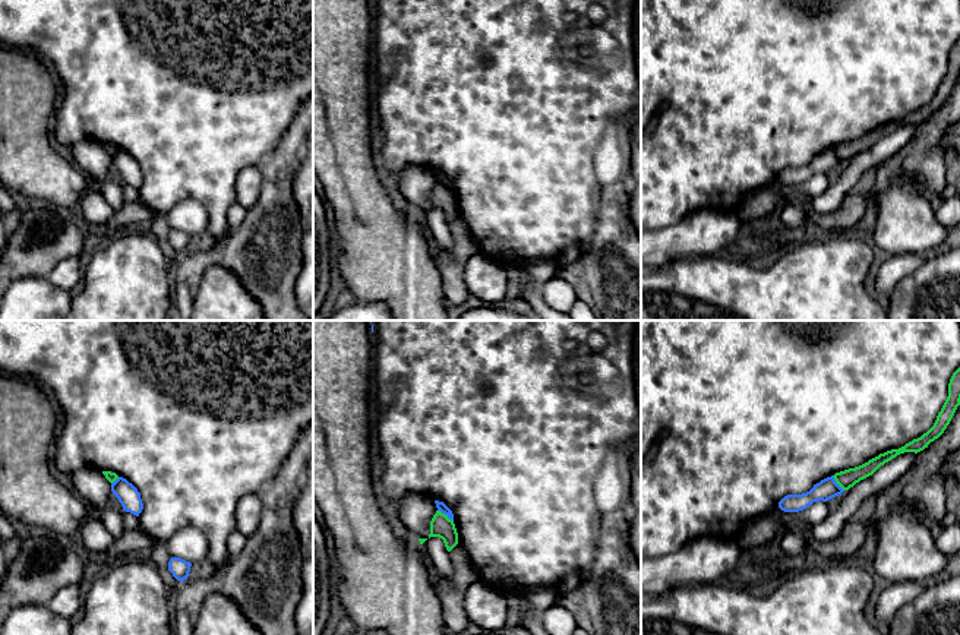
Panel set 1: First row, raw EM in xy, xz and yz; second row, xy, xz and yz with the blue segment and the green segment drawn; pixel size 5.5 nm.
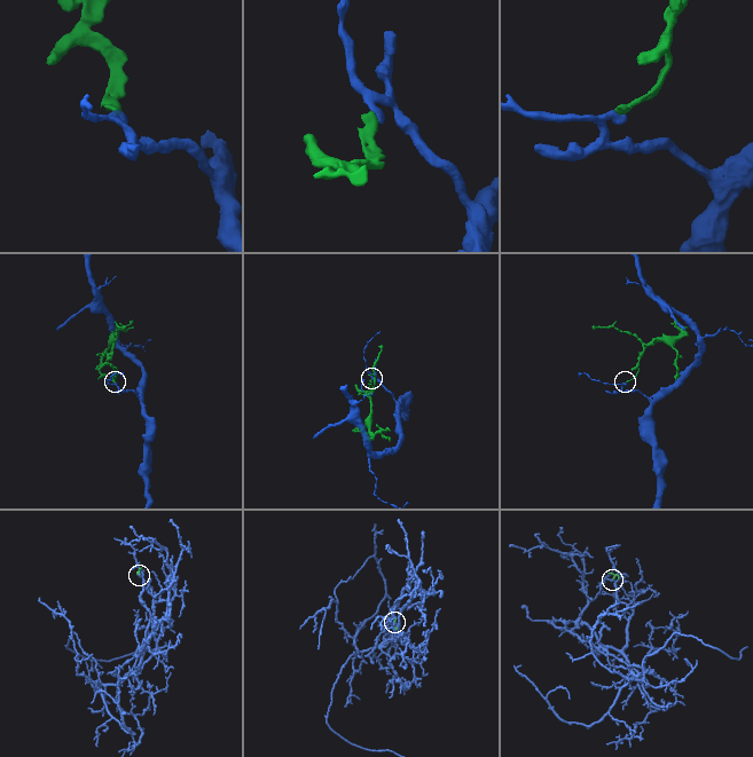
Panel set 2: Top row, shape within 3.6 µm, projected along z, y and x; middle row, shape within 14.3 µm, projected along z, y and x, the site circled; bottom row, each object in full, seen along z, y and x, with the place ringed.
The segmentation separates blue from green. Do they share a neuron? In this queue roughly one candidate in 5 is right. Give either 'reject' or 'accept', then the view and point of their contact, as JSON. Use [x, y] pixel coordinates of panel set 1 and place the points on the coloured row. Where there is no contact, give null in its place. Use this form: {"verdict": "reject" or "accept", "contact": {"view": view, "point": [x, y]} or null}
{"verdict": "reject", "contact": {"view": "xz", "point": [445, 514]}}

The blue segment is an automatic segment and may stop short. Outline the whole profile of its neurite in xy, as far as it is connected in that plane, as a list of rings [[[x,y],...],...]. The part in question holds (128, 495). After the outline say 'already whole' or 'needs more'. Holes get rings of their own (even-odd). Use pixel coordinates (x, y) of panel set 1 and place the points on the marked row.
[[[119,477],[114,483],[111,483],[111,492],[121,503],[123,511],[139,516],[143,509],[143,503],[140,493],[132,483],[123,477]]] | already whole

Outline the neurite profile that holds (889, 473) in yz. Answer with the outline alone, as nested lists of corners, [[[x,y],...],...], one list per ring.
[[[904,452],[881,465],[872,476],[860,480],[849,490],[841,493],[841,500],[837,509],[831,511],[825,521],[812,525],[811,534],[820,541],[833,540],[840,536],[849,518],[859,505],[869,496],[888,487],[904,476],[913,465],[915,452]]]

